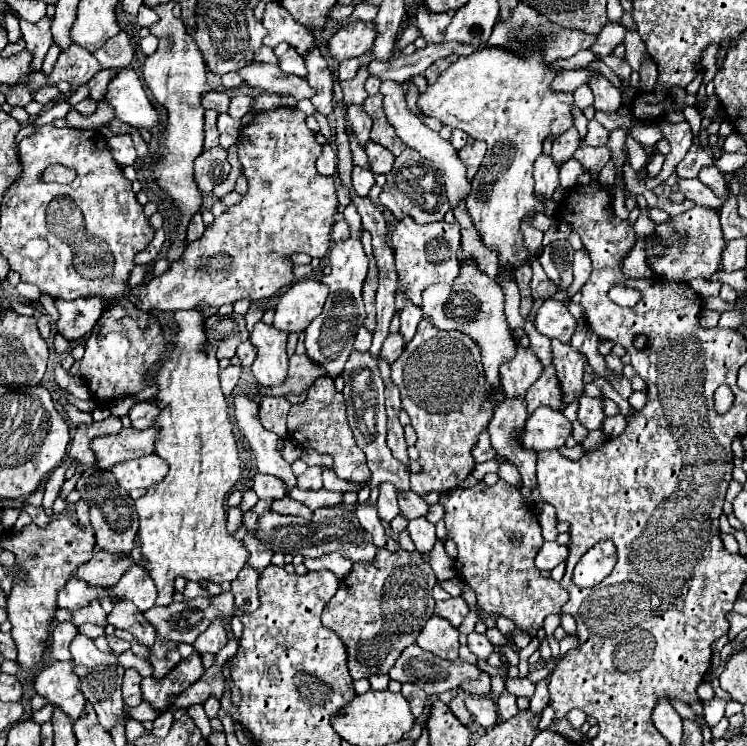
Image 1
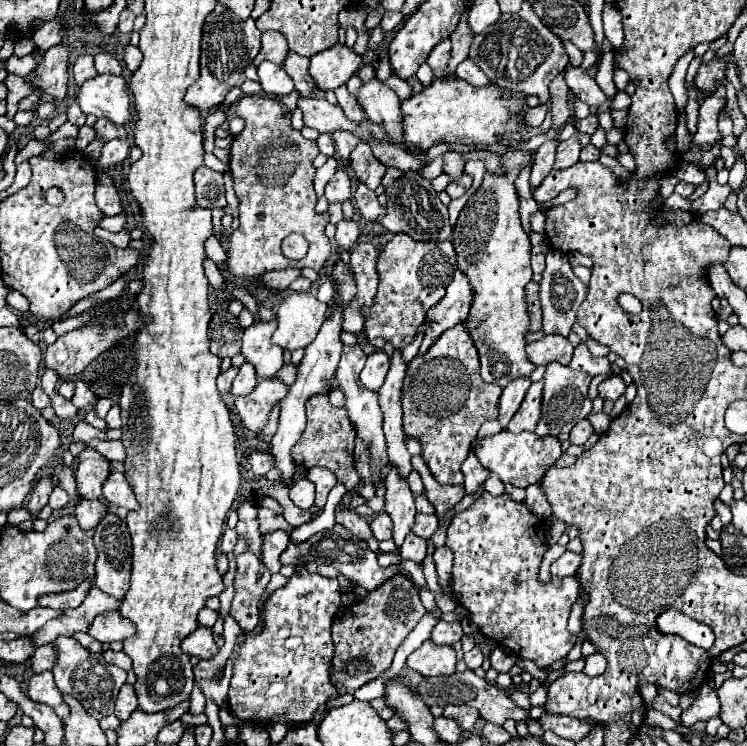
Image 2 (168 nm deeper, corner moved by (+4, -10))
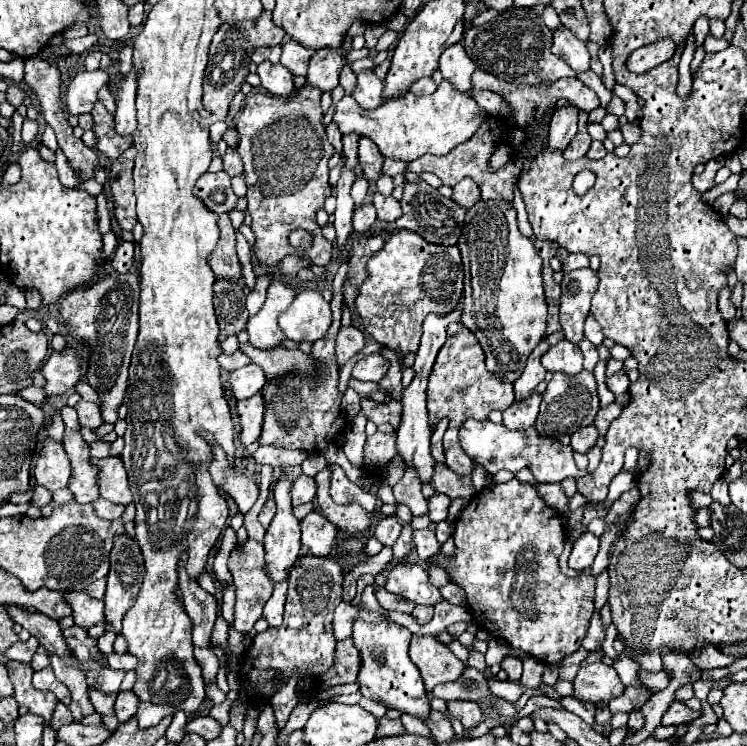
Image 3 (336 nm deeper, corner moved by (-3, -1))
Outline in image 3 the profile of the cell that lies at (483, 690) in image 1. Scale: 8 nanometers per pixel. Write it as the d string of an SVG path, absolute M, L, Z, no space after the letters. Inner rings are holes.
M452 700L452 702L448 702L448 714L452 718L460 720L466 730L472 730L482 720L482 710L480 710L480 706L476 702Z

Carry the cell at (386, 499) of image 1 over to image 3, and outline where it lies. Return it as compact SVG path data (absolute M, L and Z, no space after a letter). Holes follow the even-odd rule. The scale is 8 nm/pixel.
M380 516L378 524L374 526L374 536L384 544L384 546L392 546L398 538L402 530L402 524L396 516Z

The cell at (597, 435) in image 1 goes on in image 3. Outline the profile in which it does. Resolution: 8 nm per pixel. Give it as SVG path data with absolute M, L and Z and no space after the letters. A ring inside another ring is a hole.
M612 402L610 406L598 410L598 414L596 414L596 418L594 418L594 426L598 428L598 432L600 432L602 436L608 432L610 422L612 422L614 418L618 418L620 412L622 412L622 406L620 406L618 402Z

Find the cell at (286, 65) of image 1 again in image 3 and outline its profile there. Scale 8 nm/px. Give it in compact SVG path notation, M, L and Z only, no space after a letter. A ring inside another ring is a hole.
M262 62L258 66L258 76L262 80L262 86L274 96L290 96L294 92L294 76L280 62Z

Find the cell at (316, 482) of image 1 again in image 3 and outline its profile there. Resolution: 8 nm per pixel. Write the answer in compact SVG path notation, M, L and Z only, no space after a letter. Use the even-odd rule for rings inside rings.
M306 474L298 476L290 494L292 494L292 504L294 506L304 504L304 502L312 502L314 496L316 496L316 480L312 476L306 476Z

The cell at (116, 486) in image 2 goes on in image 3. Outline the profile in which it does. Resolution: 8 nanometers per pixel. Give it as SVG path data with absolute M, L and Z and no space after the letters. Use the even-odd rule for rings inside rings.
M120 456L96 458L94 464L100 468L100 496L114 504L130 504L132 492L126 476L126 468Z

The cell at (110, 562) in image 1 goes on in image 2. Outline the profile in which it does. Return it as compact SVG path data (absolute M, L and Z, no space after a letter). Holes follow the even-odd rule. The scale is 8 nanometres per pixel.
M87 579L85 583L81 583L77 589L73 591L65 591L65 593L53 593L53 595L41 595L39 597L39 607L49 607L49 609L59 609L59 611L67 611L67 609L75 609L81 605L81 601L85 599L85 595L91 589L91 579Z

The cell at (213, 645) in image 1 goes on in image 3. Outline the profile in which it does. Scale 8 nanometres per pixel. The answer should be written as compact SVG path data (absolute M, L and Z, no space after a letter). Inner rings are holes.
M180 568L180 592L184 596L184 606L194 620L192 642L196 648L210 648L212 628L218 614L218 602L212 594L202 590L192 578L188 578L186 570Z

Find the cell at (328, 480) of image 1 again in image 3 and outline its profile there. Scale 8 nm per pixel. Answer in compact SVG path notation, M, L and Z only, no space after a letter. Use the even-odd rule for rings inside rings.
M406 470L400 482L394 486L396 502L406 504L414 516L428 512L428 500L420 492L420 478L416 478L416 470Z

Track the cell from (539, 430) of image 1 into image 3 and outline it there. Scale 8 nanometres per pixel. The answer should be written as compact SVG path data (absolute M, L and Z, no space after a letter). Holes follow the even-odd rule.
M470 418L460 428L460 444L464 452L474 462L480 462L490 474L496 474L500 470L510 470L516 474L522 468L528 468L534 474L536 482L548 482L548 484L558 484L564 478L579 478L587 474L587 472L578 470L572 458L570 446L558 442L556 438L544 438L536 434L534 428L508 430L504 424L494 424L490 420L478 422Z

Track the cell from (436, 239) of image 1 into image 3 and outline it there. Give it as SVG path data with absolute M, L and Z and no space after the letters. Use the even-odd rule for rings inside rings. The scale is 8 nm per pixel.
M412 230L394 234L380 254L368 262L368 278L358 290L356 310L364 322L366 332L380 344L400 352L416 352L422 322L428 312L448 314L456 308L462 296L462 260L458 246L436 246L424 242Z

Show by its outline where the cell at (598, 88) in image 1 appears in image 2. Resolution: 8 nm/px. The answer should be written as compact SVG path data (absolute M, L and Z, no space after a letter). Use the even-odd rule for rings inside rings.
M567 63L565 71L563 71L565 83L567 87L587 105L603 105L605 103L605 95L599 89L599 85L595 83L593 77L589 77L581 67L573 67L571 63Z

